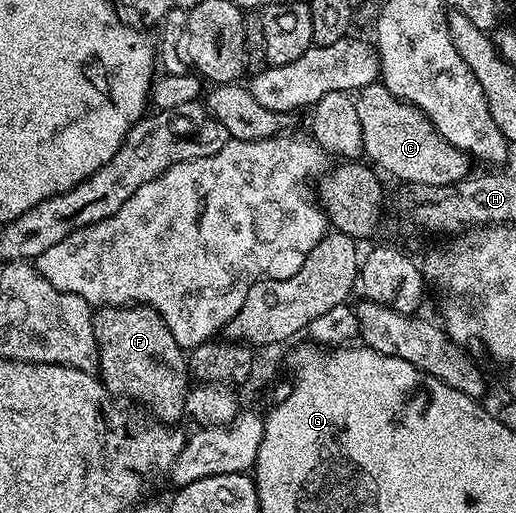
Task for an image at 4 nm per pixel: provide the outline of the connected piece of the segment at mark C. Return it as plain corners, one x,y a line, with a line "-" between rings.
382,83
366,85
354,94
358,120
361,123
361,139
366,160
376,170
389,173
399,183
409,185
452,185
463,181
469,175
468,158
454,149
433,127
431,120
415,105
397,99

